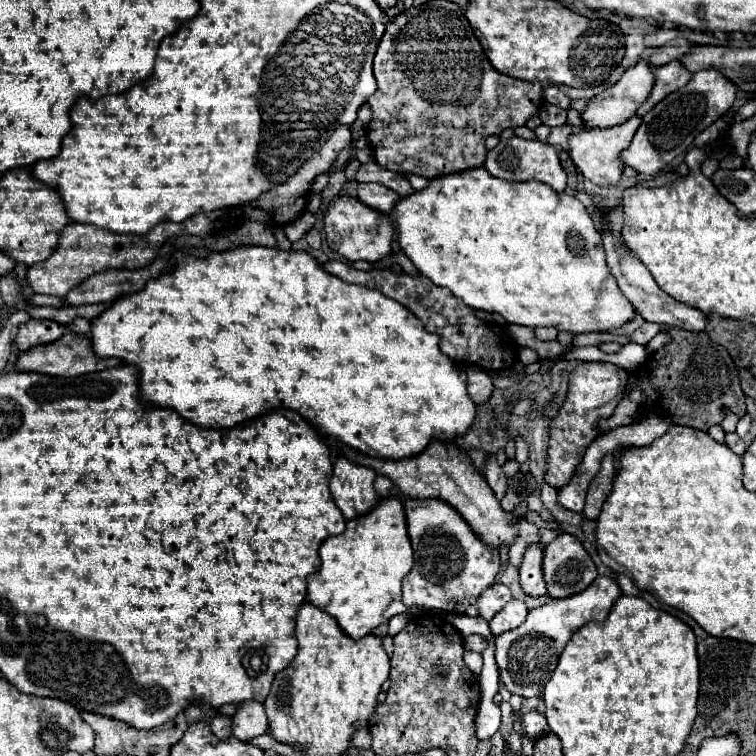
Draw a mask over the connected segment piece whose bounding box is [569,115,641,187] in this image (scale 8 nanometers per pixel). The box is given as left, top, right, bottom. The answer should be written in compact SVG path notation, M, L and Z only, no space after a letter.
M635 115L629 121L625 121L623 125L609 127L609 129L585 129L585 127L581 127L579 133L569 137L571 159L573 159L575 167L585 175L585 179L589 179L591 183L595 183L599 187L617 185L621 175L623 175L623 169L625 169L625 163L621 161L621 151L629 147L639 125L641 125L641 117Z

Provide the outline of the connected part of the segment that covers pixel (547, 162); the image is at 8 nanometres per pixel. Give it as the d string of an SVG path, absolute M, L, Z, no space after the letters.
M511 137L509 141L501 141L495 149L491 149L487 153L485 169L493 177L499 177L499 179L505 179L505 181L531 181L531 179L541 181L557 193L561 193L565 189L565 181L567 181L567 175L565 175L561 163L559 163L557 151L549 143L543 143L539 139L527 141L527 139Z

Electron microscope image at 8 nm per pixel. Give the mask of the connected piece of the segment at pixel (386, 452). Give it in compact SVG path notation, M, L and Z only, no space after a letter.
M237 247L223 253L211 253L207 259L195 259L181 251L175 255L175 267L163 273L159 279L153 279L145 285L143 291L125 295L117 299L103 315L93 319L91 341L93 351L99 357L117 357L125 363L137 365L141 369L141 395L145 401L175 409L183 419L207 427L207 429L231 429L247 419L259 417L273 409L291 409L305 417L317 431L319 437L327 443L331 453L339 449L339 445L351 447L359 453L379 459L407 459L421 453L431 439L441 443L453 443L457 437L465 435L475 419L475 403L467 395L467 373L465 369L451 361L439 349L439 337L435 333L425 331L423 323L401 303L385 297L379 289L367 289L363 285L351 285L341 281L339 277L329 275L323 267L305 251L281 251L269 247Z

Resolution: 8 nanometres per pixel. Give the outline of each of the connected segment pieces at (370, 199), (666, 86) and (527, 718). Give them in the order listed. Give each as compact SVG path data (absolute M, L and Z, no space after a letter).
M359 183L357 193L365 205L369 205L371 209L377 209L379 213L385 213L385 215L389 215L391 209L395 209L395 203L401 201L401 197L395 191L383 187L383 185L377 185L377 183Z
M671 61L663 67L657 67L655 69L655 85L651 89L649 99L639 107L639 115L643 117L649 109L653 109L669 93L673 93L675 89L681 89L689 79L691 79L691 73L679 61Z
M537 711L522 715L522 725L531 740L535 740L536 734L541 735L549 732L549 726L545 717Z

